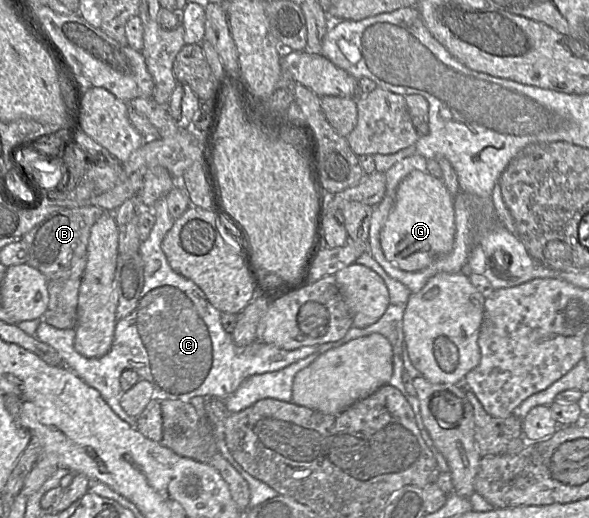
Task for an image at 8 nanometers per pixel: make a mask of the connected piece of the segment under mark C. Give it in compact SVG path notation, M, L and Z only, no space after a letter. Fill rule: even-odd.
M165 196L153 204L152 212L155 217L154 226L147 239L141 242L138 250L144 264L142 294L133 312L118 320L109 352L101 358L87 358L81 355L74 347L75 328L57 329L41 320L35 333L40 341L56 350L69 370L96 389L110 408L132 427L136 426L136 418L126 414L120 406L120 397L124 393L120 385L120 376L125 370L134 370L141 380L150 382L154 386L153 398L156 399L183 402L189 402L197 396L225 399L233 394L247 378L281 370L315 353L318 347L314 345L285 350L258 340L243 347L235 345L231 334L222 326L221 312L209 303L203 291L193 281L175 272L167 261L161 245L175 219L168 211Z

